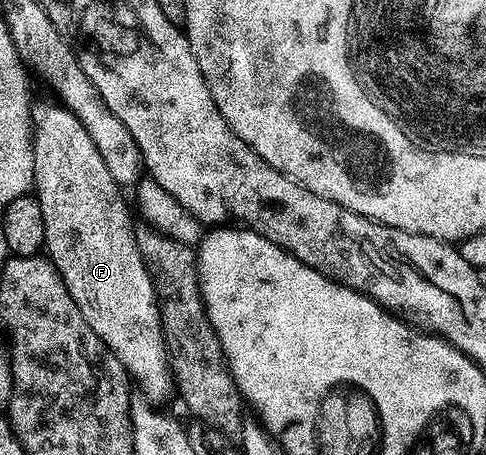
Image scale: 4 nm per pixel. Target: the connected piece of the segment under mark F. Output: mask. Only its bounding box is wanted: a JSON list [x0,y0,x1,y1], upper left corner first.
[30,103,172,405]

